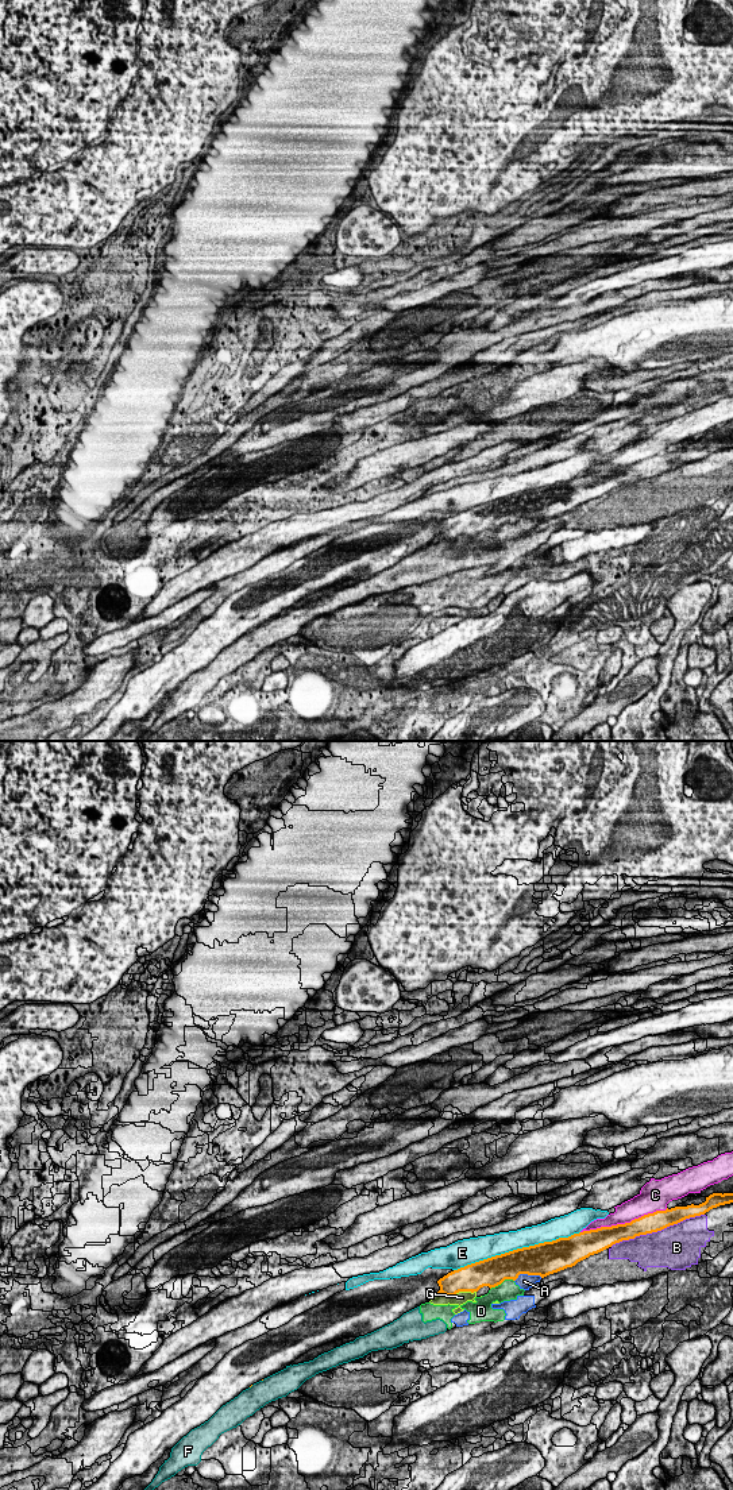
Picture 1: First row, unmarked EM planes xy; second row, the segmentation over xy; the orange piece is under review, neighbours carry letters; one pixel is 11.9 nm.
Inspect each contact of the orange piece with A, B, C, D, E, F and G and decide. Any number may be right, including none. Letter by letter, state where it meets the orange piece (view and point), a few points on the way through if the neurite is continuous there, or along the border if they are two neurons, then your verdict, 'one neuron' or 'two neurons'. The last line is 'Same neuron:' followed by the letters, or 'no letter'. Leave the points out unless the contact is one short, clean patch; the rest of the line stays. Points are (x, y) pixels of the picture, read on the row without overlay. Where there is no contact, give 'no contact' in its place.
A: xy (527, 517) | two neurons
B: xy (656, 475) | two neurons
C: xy (625, 467) | two neurons
D: xy (501, 527) | two neurons
E: xy (517, 493) | two neurons
F: no contact | two neurons
G: xy (455, 537) | two neurons
Same neuron: no letter

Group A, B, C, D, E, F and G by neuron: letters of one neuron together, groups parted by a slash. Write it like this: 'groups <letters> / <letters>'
groups A D F G / B / C / E

